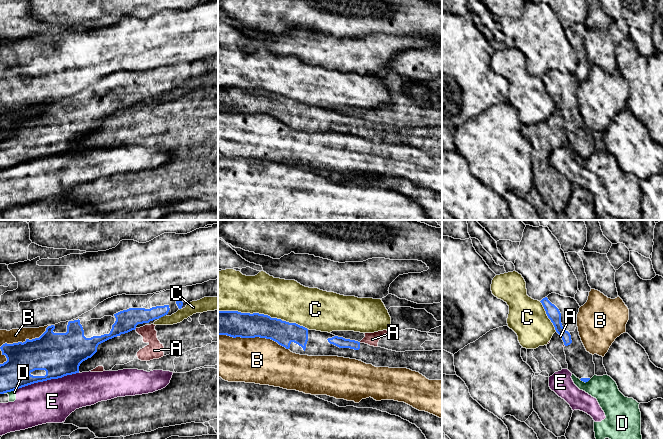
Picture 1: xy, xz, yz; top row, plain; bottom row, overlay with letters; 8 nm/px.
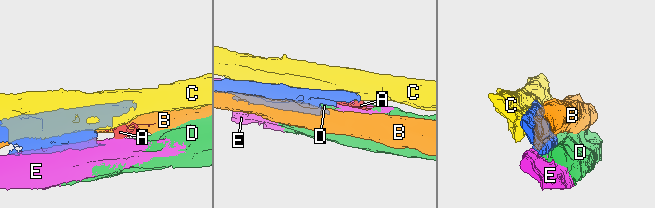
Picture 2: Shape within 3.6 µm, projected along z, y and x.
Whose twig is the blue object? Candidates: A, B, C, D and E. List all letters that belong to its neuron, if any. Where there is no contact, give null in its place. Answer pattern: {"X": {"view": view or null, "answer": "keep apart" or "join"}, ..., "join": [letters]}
{"A": {"view": "xy", "answer": "keep apart"}, "B": {"view": "xy", "answer": "keep apart"}, "C": {"view": "xz", "answer": "keep apart"}, "D": {"view": "xy", "answer": "keep apart"}, "E": {"view": "xy", "answer": "keep apart"}, "join": []}

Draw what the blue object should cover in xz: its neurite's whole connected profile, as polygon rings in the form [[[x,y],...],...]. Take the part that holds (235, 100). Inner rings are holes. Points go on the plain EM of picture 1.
[[[218,87],[218,111],[227,111],[233,114],[260,113],[271,115],[291,128],[300,131],[338,132],[356,135],[375,143],[407,144],[419,148],[429,156],[442,156],[442,126],[396,128],[338,113],[328,108],[309,106],[296,99],[271,94],[264,90]]]

